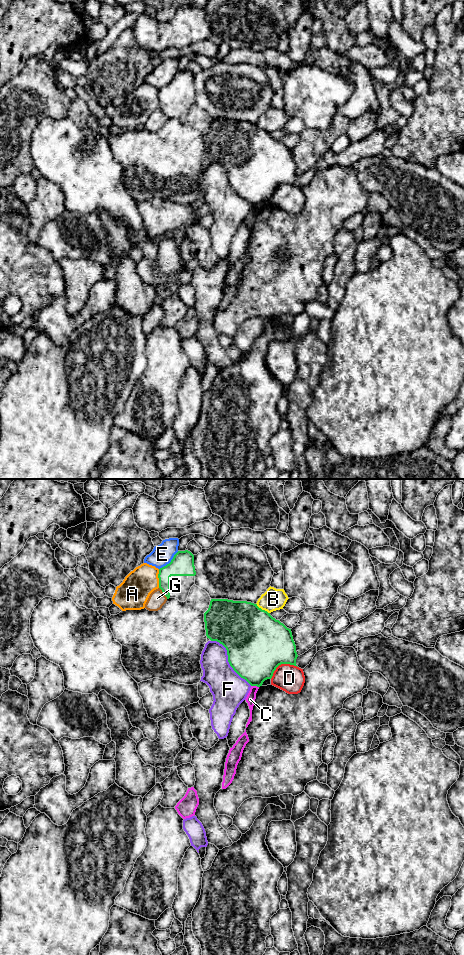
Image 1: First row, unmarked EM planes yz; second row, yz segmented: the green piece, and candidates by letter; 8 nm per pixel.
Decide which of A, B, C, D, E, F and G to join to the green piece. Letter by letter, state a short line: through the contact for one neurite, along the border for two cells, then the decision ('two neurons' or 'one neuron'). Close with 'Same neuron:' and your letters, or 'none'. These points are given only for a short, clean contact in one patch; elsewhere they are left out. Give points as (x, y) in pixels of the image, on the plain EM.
A: two neurons
B: two neurons
C: line yz (251, 205), (258, 207); two neurons
D: two neurons
E: two neurons
F: two neurons
G: two neurons
Same neuron: none

